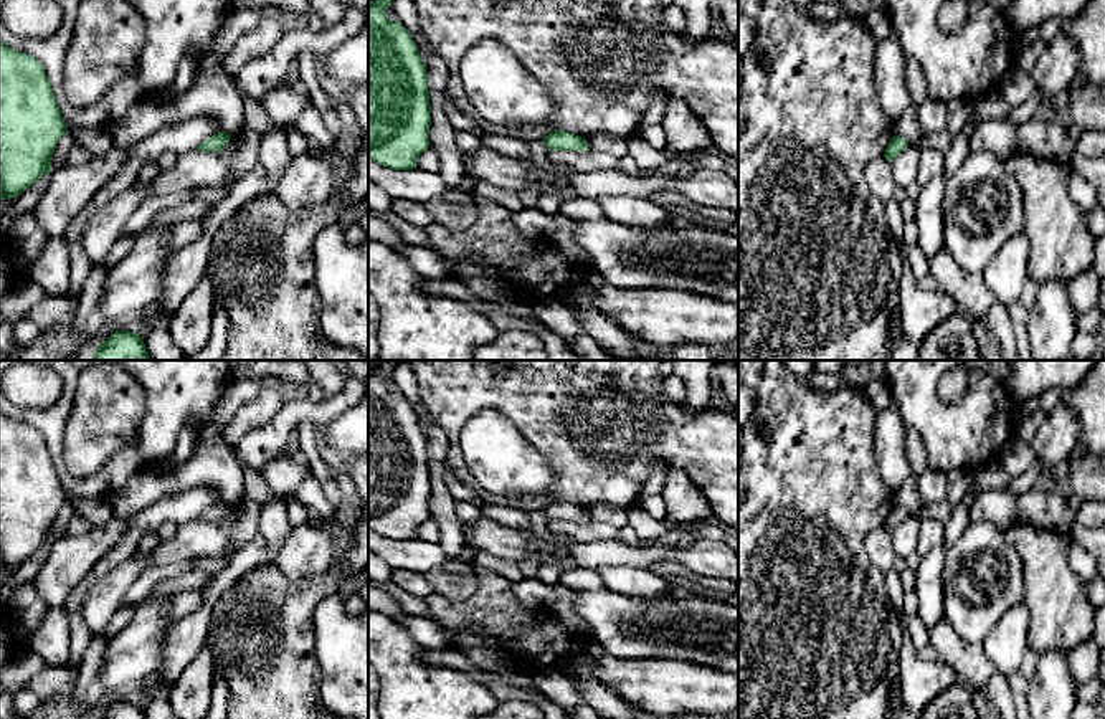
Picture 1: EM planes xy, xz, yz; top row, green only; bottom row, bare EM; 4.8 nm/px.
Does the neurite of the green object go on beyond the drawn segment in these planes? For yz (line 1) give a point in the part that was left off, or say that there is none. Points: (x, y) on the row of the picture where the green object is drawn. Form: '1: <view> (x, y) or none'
1: none

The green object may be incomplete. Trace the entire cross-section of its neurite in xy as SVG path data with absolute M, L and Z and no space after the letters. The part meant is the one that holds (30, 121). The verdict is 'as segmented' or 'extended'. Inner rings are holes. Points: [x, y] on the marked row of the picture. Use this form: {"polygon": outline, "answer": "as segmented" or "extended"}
{"polygon": "M0 40L0 200L21 195L51 172L56 144L66 132L43 64Z", "answer": "as segmented"}

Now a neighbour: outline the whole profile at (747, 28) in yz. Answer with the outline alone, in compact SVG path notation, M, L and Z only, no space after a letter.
M738 15L738 58L743 60L750 51L758 36L756 23L745 17Z

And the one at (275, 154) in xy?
M276 126L261 136L258 160L266 177L277 177L291 165L294 154L287 147L287 126Z

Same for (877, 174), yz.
M885 157L872 160L866 167L864 179L872 195L882 202L892 200L892 192L897 185L892 175L892 162L889 162Z

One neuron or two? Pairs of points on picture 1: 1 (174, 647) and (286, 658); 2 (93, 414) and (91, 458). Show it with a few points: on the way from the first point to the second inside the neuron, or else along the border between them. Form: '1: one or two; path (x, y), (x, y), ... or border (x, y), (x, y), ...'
1: two; border (212, 625), (202, 647)
2: one; path (93, 425), (91, 447)

